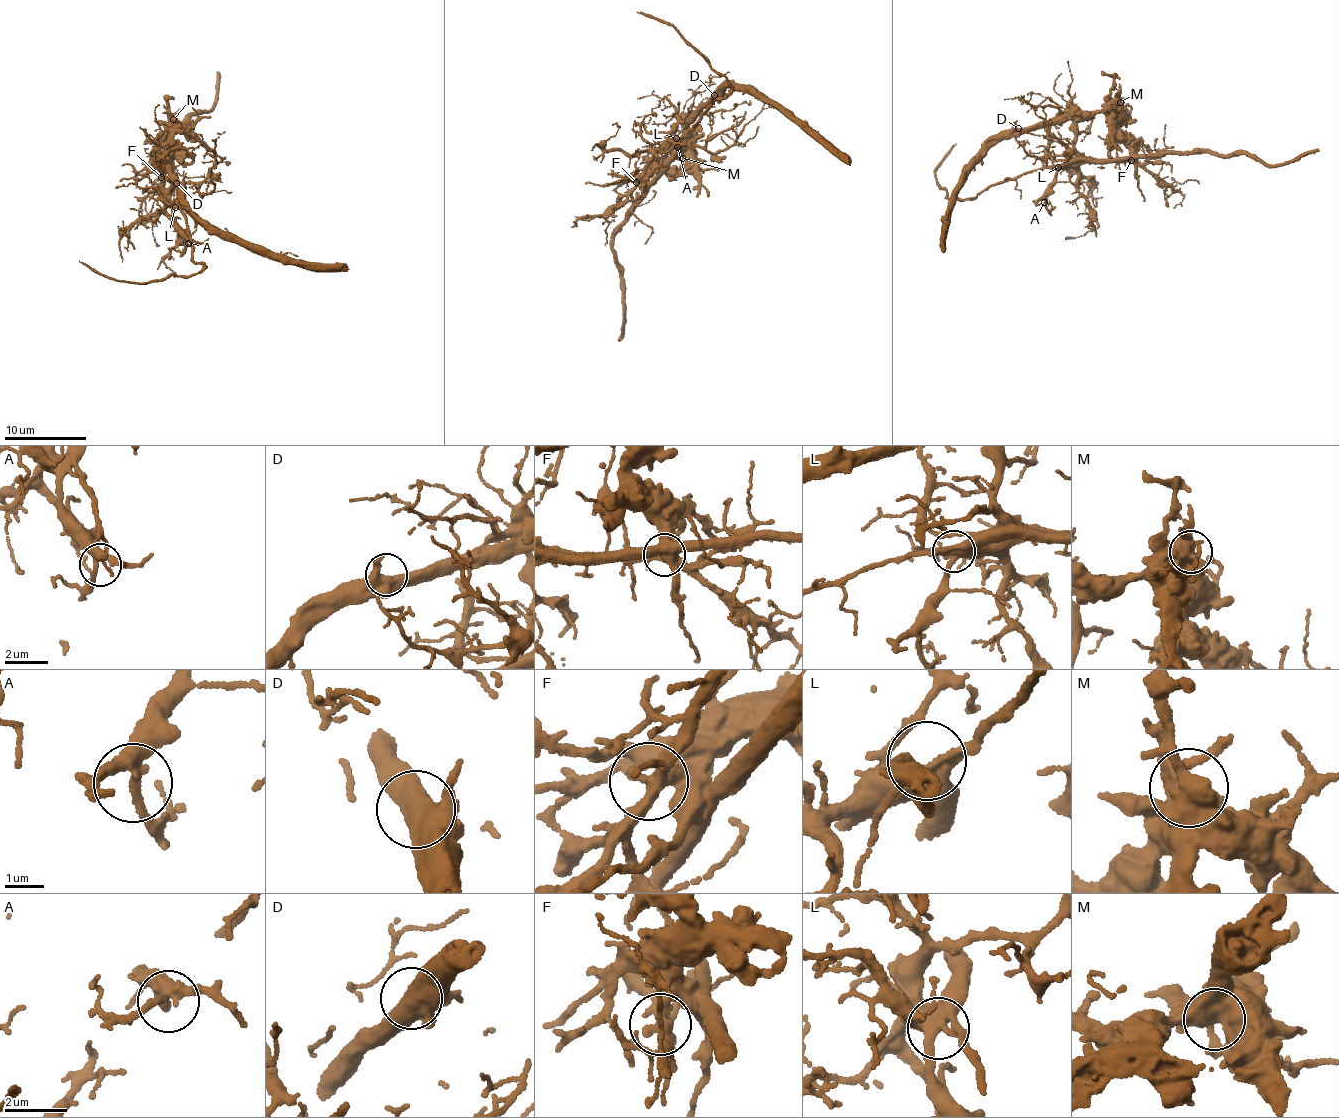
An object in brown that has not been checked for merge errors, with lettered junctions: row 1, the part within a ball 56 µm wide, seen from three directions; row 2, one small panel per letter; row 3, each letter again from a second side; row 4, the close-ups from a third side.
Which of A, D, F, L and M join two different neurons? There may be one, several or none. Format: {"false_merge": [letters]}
{"false_merge": ["F"]}

